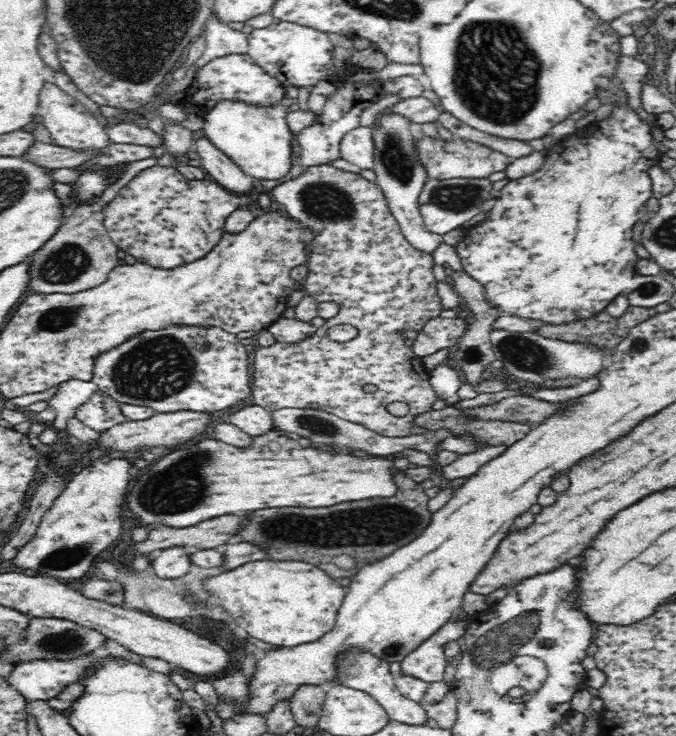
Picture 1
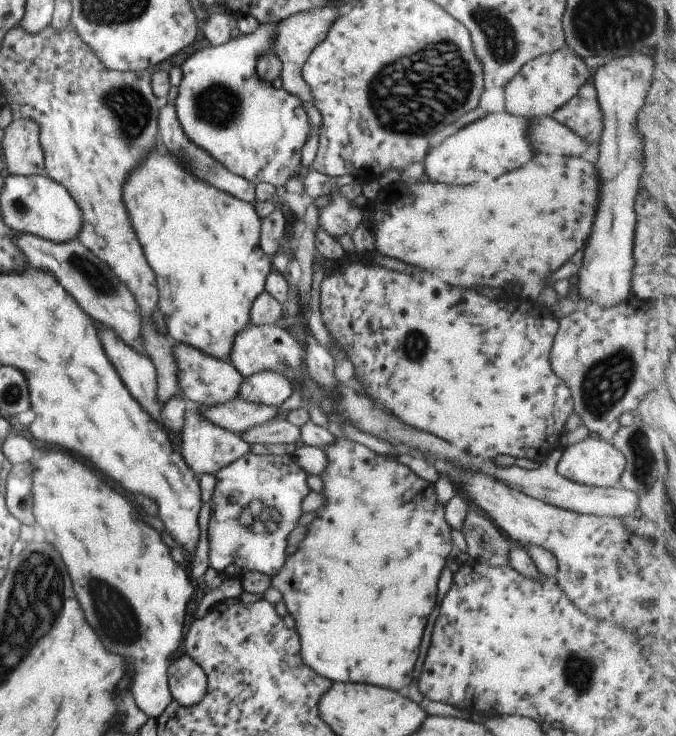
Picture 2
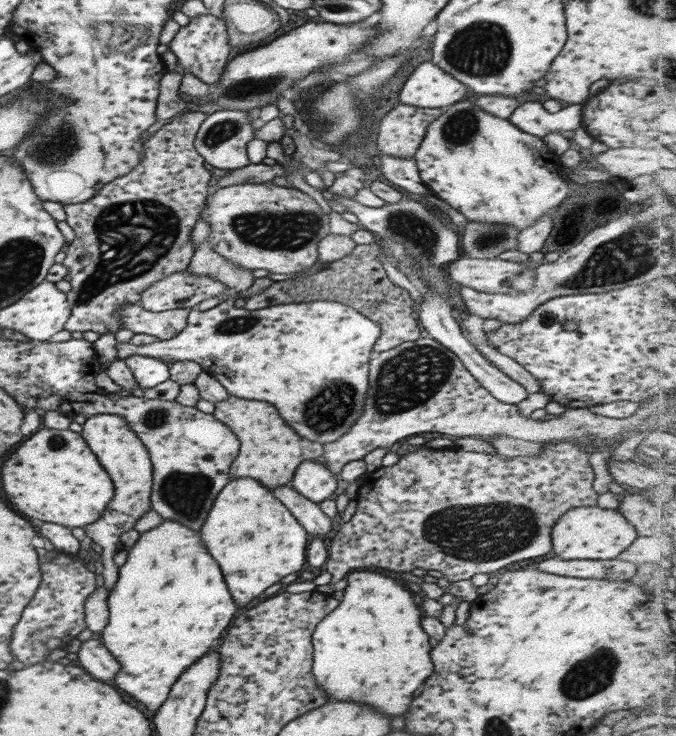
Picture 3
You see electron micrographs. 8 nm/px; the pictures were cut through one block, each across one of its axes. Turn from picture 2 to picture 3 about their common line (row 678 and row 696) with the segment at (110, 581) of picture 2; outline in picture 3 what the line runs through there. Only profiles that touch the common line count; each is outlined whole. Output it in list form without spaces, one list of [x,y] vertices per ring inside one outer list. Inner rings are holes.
[[[163,519],[159,525],[144,532],[127,552],[126,562],[119,568],[117,583],[107,598],[109,621],[101,632],[101,641],[114,658],[122,662],[120,676],[114,678],[114,684],[156,713],[179,676],[220,640],[224,628],[232,622],[239,608],[226,588],[216,560],[210,560],[200,534],[190,528]]]

